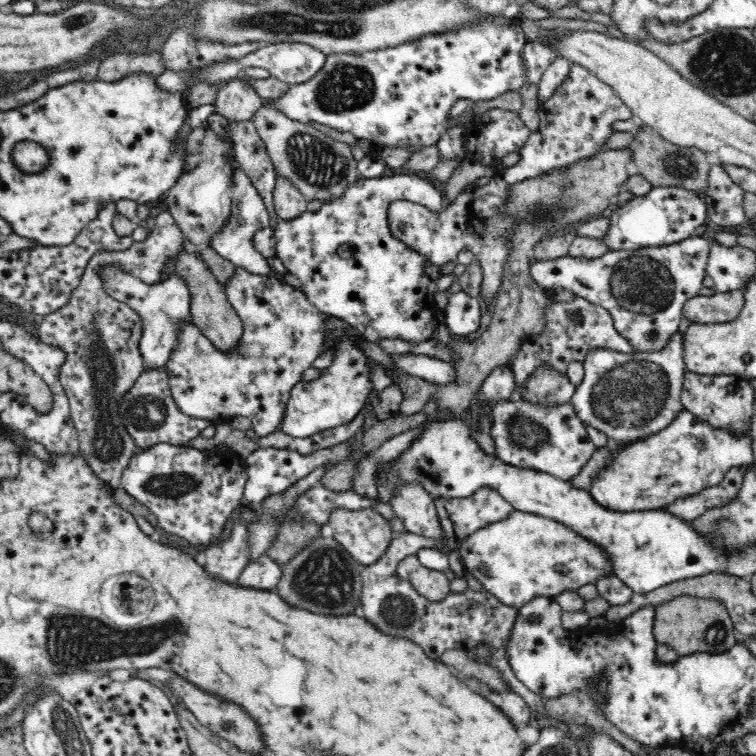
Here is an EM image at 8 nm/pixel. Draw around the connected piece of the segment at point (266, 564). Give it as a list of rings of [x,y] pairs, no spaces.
[[[260,556],[254,564],[248,564],[248,568],[238,578],[236,586],[240,588],[252,588],[252,590],[276,590],[278,582],[282,578],[282,568],[274,564],[268,556]]]

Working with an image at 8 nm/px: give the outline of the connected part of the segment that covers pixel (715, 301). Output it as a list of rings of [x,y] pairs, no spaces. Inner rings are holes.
[[[746,286],[726,294],[714,294],[714,296],[698,294],[684,304],[684,320],[688,320],[690,326],[734,322],[744,308],[744,302],[746,302],[744,292],[746,292]]]

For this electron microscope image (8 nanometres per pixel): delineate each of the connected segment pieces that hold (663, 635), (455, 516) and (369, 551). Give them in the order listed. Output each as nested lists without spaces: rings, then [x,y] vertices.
[[[678,598],[670,604],[660,606],[656,612],[654,636],[658,640],[658,646],[666,644],[666,646],[674,648],[680,658],[692,656],[696,652],[724,654],[732,646],[738,644],[736,628],[734,628],[734,622],[730,620],[726,608],[718,602],[706,602],[706,600],[696,600],[696,598]]]
[[[482,488],[470,498],[452,498],[452,500],[440,498],[440,500],[436,500],[436,510],[438,510],[438,516],[440,516],[440,524],[444,526],[444,534],[448,538],[446,546],[458,548],[460,540],[466,540],[476,530],[486,528],[488,524],[496,524],[500,520],[508,520],[508,516],[512,516],[512,512],[516,508],[504,496],[500,496],[496,490]]]
[[[334,508],[330,520],[326,522],[332,528],[334,542],[338,542],[348,554],[354,556],[354,560],[364,568],[376,564],[386,550],[392,546],[396,534],[392,530],[390,520],[386,520],[380,512],[376,510],[346,510],[346,508]]]

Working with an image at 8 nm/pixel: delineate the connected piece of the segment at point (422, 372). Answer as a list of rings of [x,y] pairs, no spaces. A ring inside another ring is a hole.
[[[394,358],[400,370],[406,370],[410,376],[422,378],[424,384],[438,384],[438,386],[448,386],[458,382],[458,374],[454,366],[436,360],[436,358]]]

